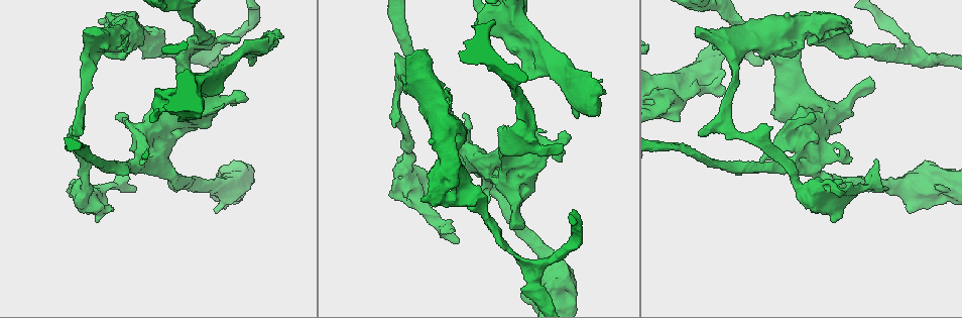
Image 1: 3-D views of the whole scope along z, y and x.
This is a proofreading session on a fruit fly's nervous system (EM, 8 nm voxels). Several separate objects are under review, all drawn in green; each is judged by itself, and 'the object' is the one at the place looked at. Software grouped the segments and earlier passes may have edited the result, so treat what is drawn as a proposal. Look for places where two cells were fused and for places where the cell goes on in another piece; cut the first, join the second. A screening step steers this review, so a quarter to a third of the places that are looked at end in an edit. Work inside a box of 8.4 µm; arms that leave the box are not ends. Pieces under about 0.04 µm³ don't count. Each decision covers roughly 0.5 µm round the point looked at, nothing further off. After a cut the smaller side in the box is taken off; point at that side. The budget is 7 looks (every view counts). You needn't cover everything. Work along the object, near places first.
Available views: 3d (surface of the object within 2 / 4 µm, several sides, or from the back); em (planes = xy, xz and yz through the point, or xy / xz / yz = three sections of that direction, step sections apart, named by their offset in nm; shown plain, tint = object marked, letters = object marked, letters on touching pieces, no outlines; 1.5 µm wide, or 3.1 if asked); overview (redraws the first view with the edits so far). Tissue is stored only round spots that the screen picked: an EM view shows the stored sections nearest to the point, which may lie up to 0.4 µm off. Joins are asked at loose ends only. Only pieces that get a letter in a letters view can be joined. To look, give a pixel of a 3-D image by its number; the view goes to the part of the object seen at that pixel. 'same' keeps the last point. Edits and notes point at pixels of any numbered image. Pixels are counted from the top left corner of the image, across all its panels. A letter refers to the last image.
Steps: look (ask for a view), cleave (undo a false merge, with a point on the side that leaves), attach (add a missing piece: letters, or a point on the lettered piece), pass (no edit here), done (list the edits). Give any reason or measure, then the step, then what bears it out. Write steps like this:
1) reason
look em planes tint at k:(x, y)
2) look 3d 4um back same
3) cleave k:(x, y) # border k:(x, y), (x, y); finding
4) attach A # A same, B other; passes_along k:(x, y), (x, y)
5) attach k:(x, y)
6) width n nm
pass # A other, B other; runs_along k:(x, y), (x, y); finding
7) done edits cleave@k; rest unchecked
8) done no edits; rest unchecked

an open end
look em planes letters at 1:(142, 41)

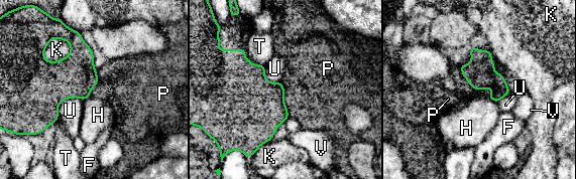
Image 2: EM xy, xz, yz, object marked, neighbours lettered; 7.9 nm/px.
pass # F other, H other, K other, P other, T other, U other, V other; border 2:(459, 64), (471, 86), (491, 94); no lettered piece goes on from it

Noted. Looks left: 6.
an open end
look em planes letters at 1:(600, 82)

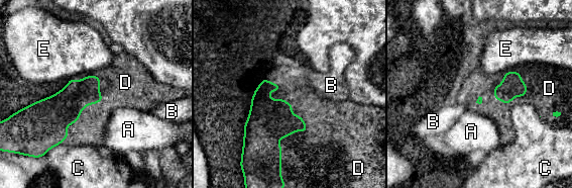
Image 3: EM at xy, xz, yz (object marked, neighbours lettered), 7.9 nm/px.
attach D # A other, B other, C other, D same, E other; passes_along 3:(268, 120), (296, 115), (326, 120); the cell continues

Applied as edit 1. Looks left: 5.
look overview

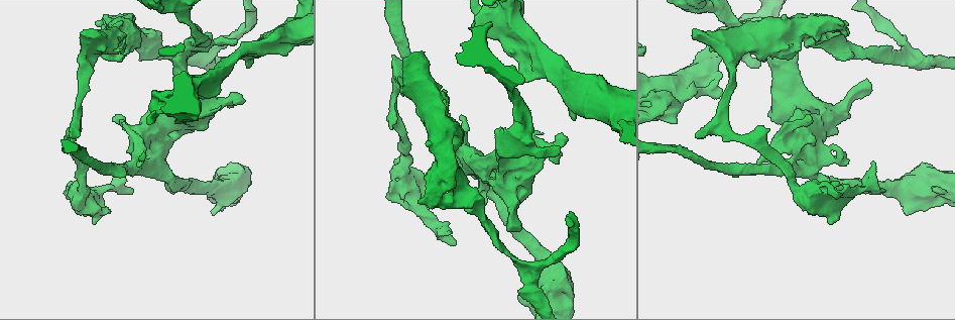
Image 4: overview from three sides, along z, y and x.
thick end
look em planes letters at 4:(87, 30)

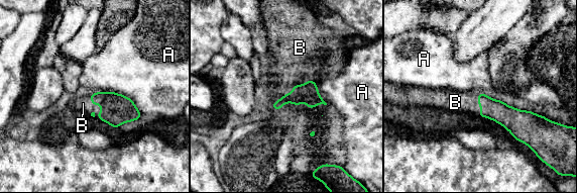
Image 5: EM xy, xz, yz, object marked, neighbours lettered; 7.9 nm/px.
longest_contact A 400 nm
attach B # A other, B same; passes_along 5:(308, 93), (293, 86), (296, 55); it goes on there

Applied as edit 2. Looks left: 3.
done edits attach@3, attach@5; rest unchecked

